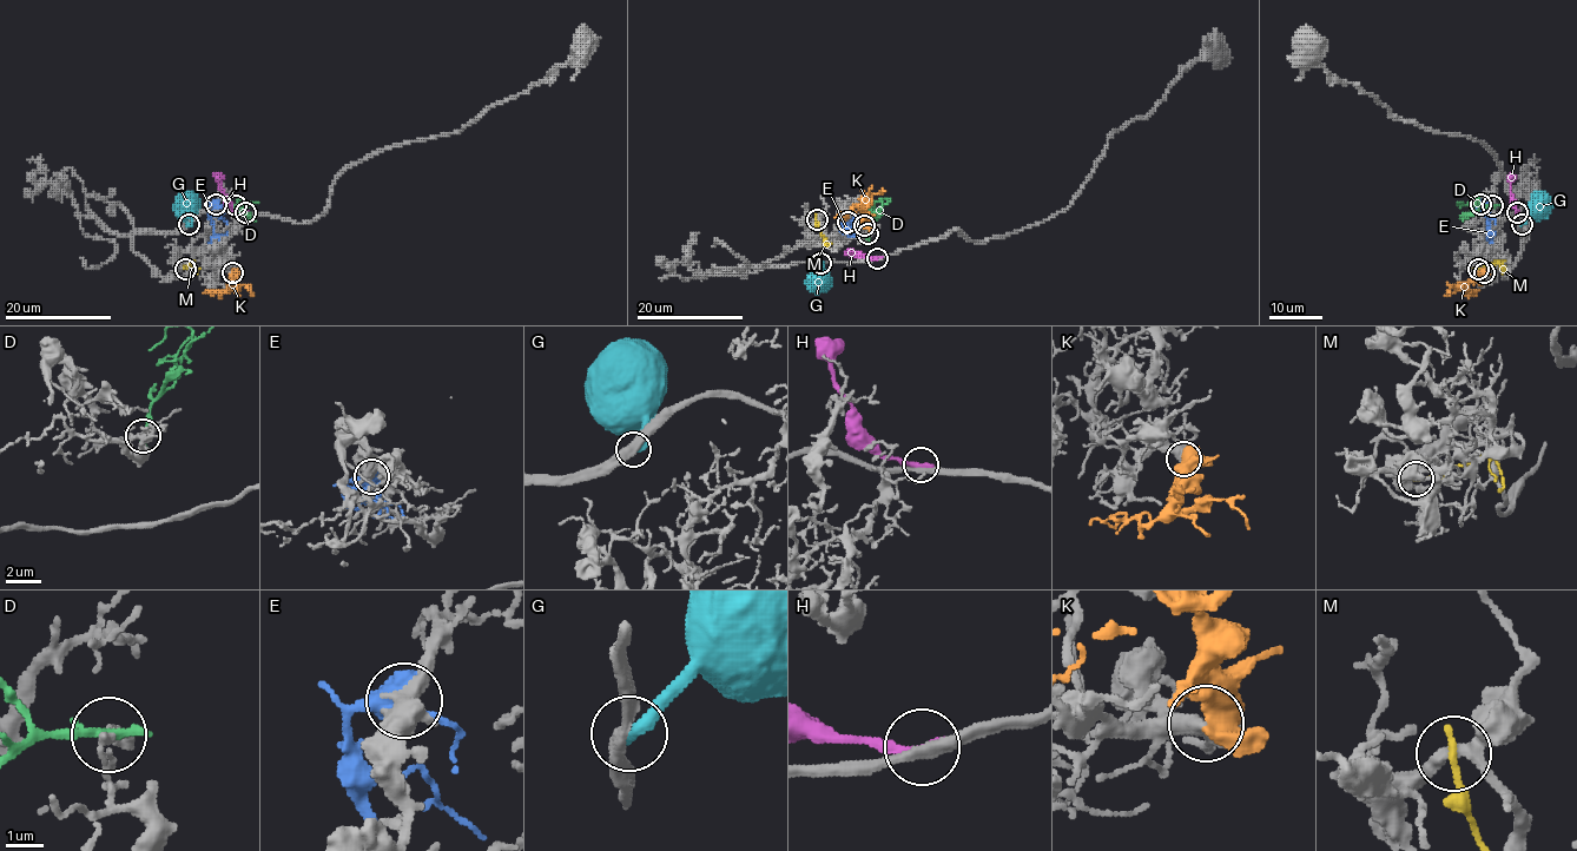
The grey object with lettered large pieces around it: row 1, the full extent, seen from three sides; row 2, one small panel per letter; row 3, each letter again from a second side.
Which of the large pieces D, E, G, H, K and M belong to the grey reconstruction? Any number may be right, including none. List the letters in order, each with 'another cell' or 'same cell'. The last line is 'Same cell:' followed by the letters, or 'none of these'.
D: another cell
E: another cell
G: another cell
H: another cell
K: same cell
M: another cell
Same cell: K

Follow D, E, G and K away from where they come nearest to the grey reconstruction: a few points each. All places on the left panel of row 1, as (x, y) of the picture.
D: (236, 205), (251, 216), (237, 213)
E: (216, 204), (209, 206), (213, 233), (225, 232)
G: (189, 224), (189, 191)
K: (232, 274), (231, 283), (244, 285), (252, 295)

